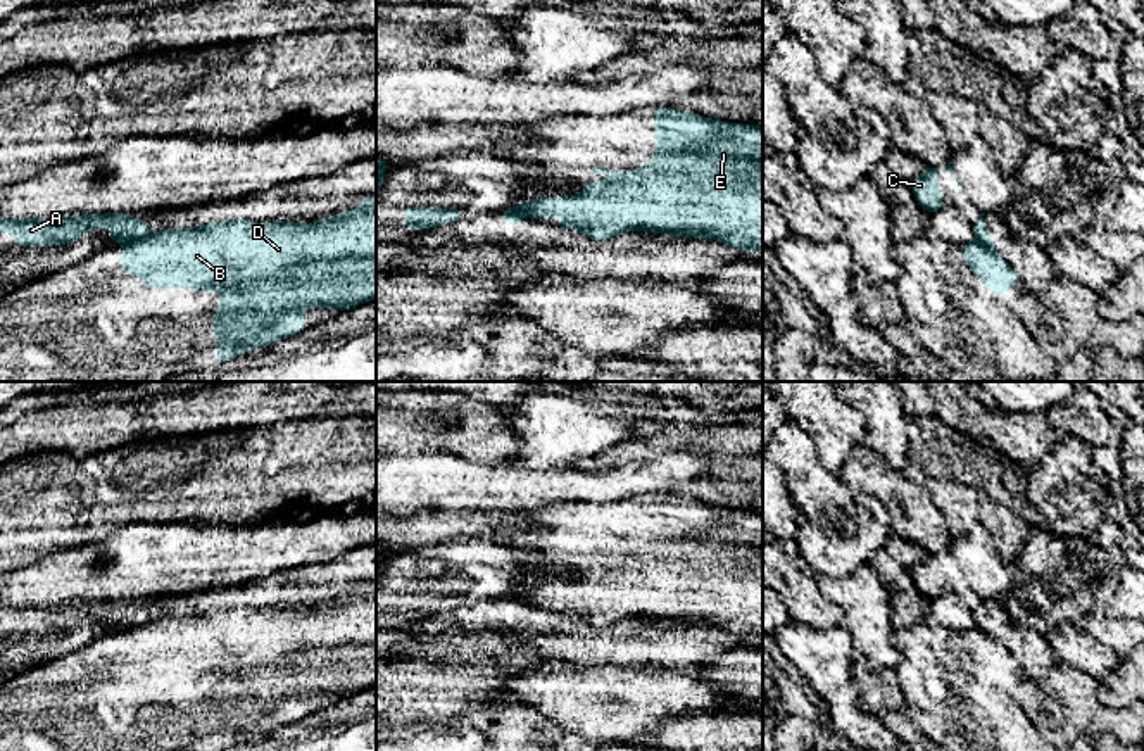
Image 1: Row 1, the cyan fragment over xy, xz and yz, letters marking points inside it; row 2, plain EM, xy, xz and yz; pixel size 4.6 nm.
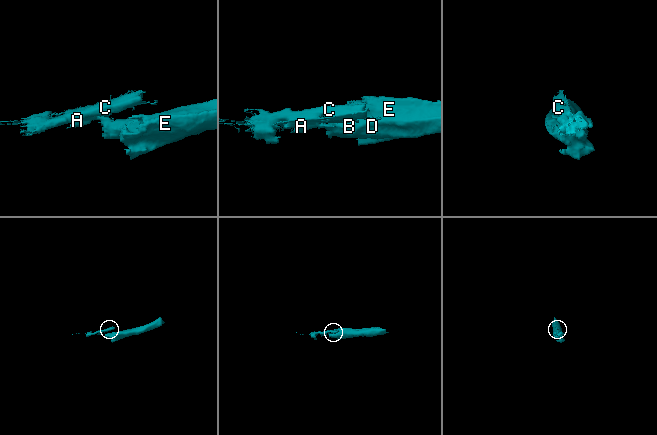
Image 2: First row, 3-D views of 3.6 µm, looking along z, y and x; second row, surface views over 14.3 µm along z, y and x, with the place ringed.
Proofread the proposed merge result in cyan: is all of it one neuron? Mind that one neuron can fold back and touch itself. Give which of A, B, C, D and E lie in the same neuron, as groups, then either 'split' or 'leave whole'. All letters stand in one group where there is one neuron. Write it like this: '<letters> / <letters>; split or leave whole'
A C / B D E; split

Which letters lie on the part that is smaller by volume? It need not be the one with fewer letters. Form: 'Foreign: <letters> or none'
Foreign: A, C

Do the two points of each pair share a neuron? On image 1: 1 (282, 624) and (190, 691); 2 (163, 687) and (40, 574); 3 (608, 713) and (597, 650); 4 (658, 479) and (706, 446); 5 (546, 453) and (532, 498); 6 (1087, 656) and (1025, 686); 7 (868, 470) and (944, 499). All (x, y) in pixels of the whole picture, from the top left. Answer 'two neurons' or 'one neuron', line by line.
1: one neuron
2: two neurons
3: two neurons
4: two neurons
5: two neurons
6: two neurons
7: two neurons

